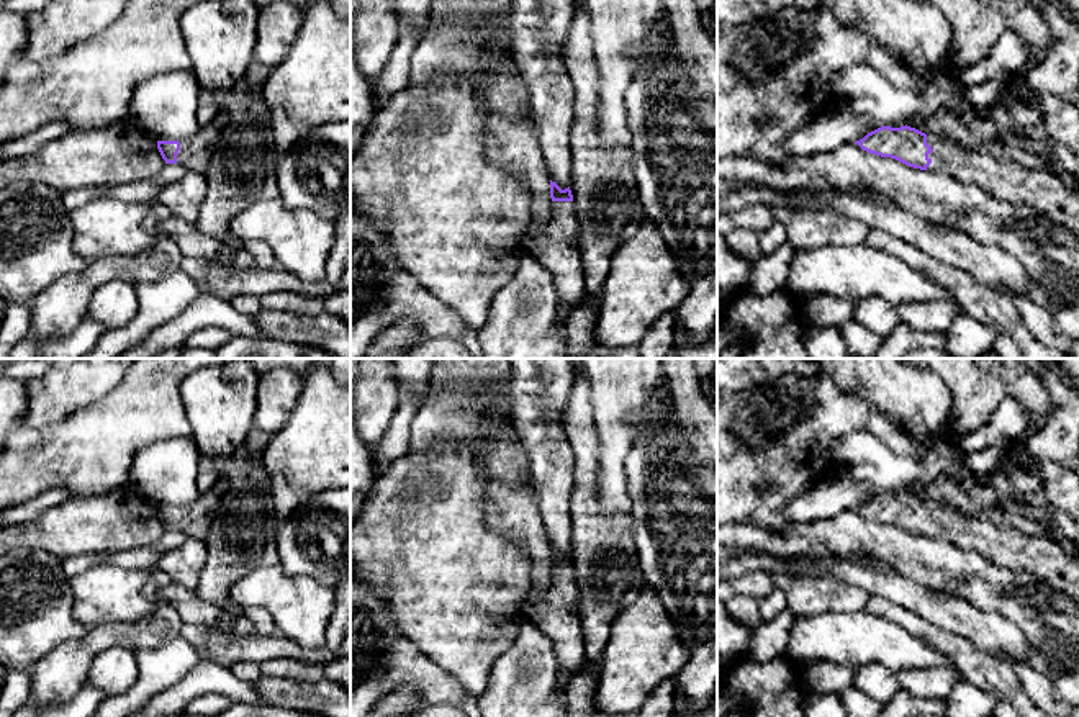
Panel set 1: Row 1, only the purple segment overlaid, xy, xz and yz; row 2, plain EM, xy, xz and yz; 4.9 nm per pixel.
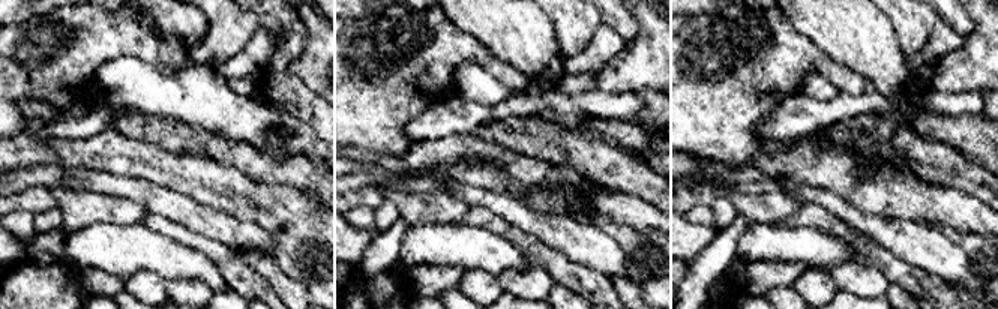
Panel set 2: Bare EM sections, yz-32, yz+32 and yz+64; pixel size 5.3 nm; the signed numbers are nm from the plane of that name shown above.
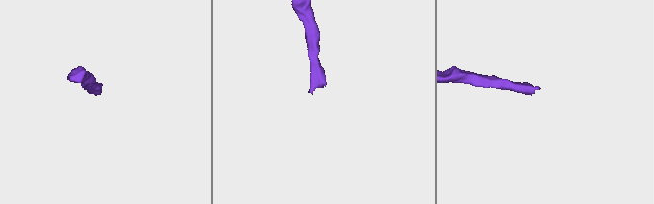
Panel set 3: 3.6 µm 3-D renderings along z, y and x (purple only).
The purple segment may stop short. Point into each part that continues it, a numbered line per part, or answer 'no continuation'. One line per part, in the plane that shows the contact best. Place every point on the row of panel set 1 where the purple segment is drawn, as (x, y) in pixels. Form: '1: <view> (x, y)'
1: yz (1007, 177)

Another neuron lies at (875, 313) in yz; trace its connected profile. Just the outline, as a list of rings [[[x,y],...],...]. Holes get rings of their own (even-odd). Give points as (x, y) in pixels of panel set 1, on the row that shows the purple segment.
[[[868,296],[856,303],[853,318],[881,337],[892,334],[901,324],[897,304],[881,296]]]

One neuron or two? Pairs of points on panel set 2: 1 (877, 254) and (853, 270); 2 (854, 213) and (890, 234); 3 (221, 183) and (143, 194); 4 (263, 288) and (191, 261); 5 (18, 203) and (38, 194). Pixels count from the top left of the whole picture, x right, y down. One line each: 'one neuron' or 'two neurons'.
1: two neurons
2: one neuron
3: two neurons
4: two neurons
5: one neuron

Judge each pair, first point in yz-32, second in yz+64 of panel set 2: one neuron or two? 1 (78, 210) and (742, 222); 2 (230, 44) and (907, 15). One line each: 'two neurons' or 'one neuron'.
1: two neurons
2: one neuron

